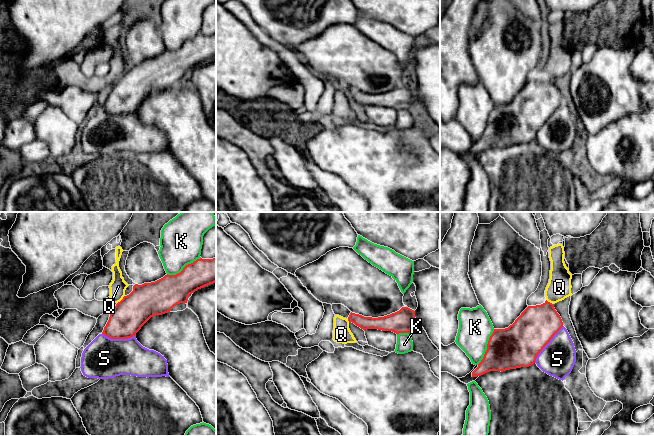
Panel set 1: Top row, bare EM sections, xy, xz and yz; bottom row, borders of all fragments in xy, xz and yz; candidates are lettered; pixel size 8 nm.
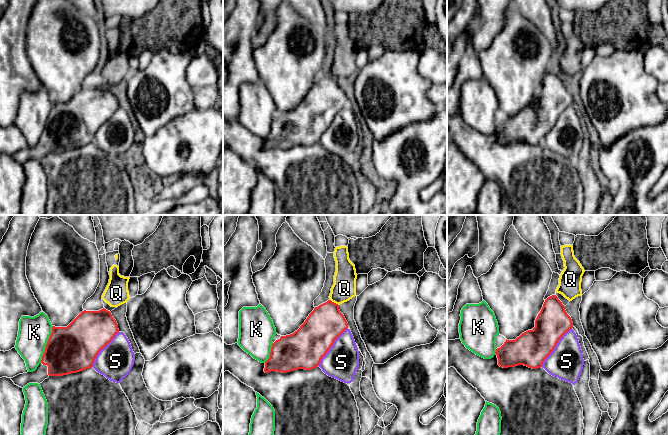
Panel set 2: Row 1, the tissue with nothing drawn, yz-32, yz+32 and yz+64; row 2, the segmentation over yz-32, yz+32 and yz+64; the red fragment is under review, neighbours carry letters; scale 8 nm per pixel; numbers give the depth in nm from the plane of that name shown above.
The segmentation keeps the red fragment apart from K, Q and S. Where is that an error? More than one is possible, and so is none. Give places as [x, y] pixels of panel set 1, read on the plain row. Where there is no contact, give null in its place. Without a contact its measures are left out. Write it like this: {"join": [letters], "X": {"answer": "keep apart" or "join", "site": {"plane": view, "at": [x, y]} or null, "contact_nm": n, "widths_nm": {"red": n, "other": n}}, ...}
{"join": [], "K": {"answer": "keep apart", "site": {"plane": "yz", "at": [487, 123]}, "contact_nm": 320, "widths_nm": {"red": 340, "other": 280}}, "Q": {"answer": "keep apart", "site": {"plane": "xy", "at": [122, 75]}, "contact_nm": 90, "widths_nm": {"red": 280, "other": 130}}, "S": {"answer": "keep apart", "site": {"plane": "yz", "at": [547, 119]}, "contact_nm": 380, "widths_nm": {"red": 340, "other": 280}}}

